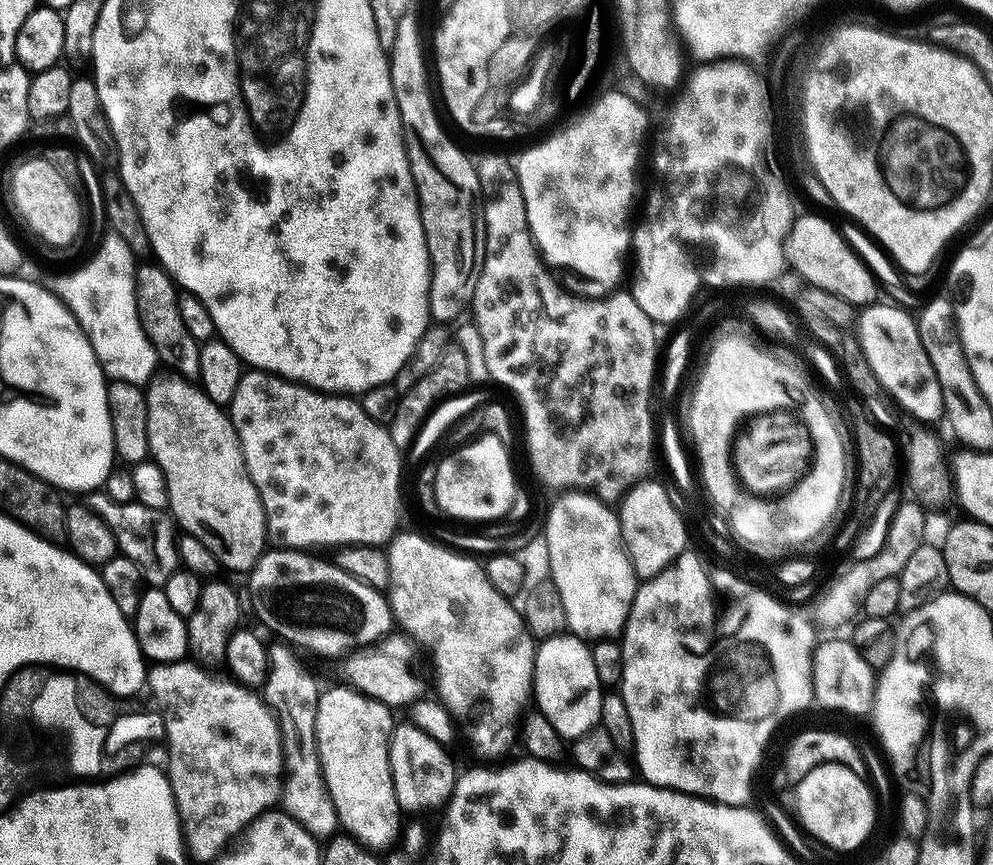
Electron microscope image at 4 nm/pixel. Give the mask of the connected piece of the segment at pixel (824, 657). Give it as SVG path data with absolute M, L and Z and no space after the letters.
M821 639L812 652L812 694L817 705L832 712L845 712L848 716L867 717L876 697L877 673L862 658L851 639Z

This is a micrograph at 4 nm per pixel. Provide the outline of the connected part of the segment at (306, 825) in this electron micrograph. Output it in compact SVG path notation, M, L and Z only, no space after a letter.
M276 642L276 645L273 643L269 647L268 677L262 689L262 699L272 709L280 726L284 755L282 808L312 836L331 838L337 835L340 819L324 781L316 741L316 719L322 688L321 685L316 685L316 680L308 673L307 666L291 651L295 652L284 642Z

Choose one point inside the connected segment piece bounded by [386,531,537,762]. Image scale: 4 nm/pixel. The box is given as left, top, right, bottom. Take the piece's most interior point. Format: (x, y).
(483, 655)

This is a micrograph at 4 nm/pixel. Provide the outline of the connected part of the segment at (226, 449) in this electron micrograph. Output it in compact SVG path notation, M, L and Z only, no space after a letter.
M161 374L153 375L144 388L144 397L146 398L146 430L148 431L148 450L151 459L156 461L156 464L164 471L166 478L166 494L168 495L167 511L170 513L173 521L187 535L198 538L198 542L202 542L202 546L206 546L206 550L210 550L214 554L217 565L221 569L229 568L232 572L241 572L247 574L256 567L260 557L266 551L264 545L264 535L270 531L270 525L264 515L264 507L262 506L262 498L258 494L258 490L254 486L254 482L250 478L250 474L246 470L246 462L242 454L242 446L238 434L232 425L232 417L221 405L211 403L204 389L199 383L186 380L179 374L166 374L170 376L160 376Z

